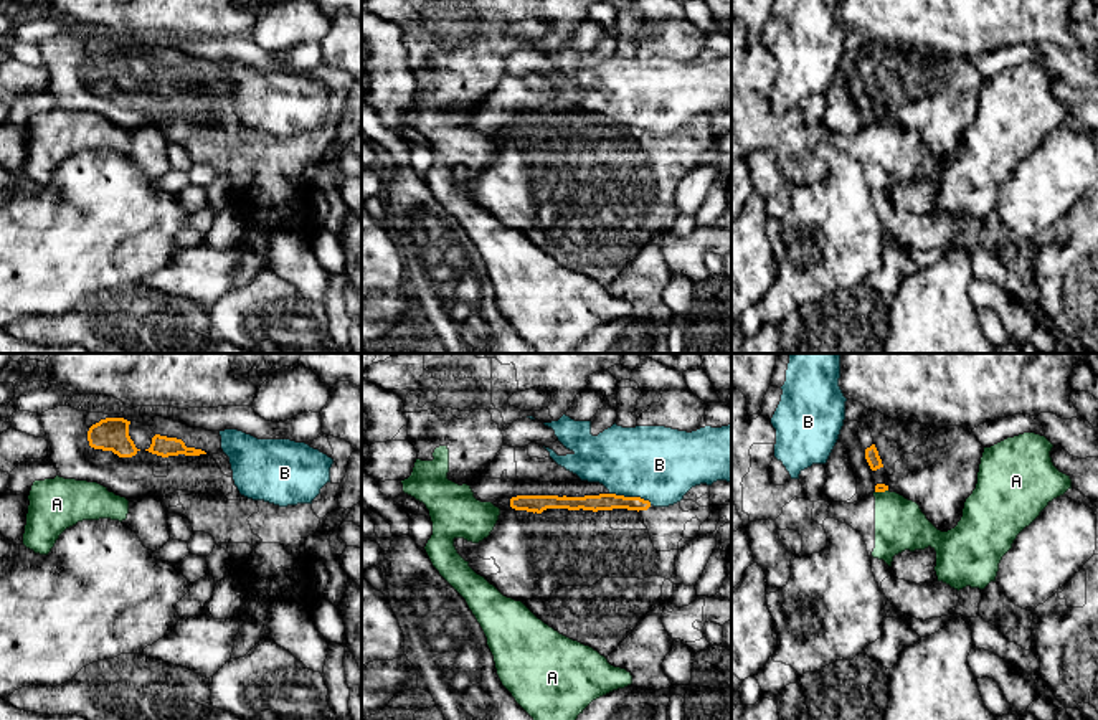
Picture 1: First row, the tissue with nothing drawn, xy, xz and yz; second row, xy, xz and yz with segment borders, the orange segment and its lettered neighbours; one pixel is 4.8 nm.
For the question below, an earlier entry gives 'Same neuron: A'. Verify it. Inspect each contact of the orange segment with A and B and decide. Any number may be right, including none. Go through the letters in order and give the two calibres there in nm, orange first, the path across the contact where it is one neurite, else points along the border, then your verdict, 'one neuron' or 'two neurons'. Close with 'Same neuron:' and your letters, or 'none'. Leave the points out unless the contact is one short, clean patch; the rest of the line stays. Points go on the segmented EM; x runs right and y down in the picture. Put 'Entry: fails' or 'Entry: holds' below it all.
A: 50/240 nm | along yz (887, 489), (875, 492) | two neurons
B: 80/360 nm | along xz (610, 492), (643, 497), (651, 504) | two neurons
Same neuron: none
Entry: fails

